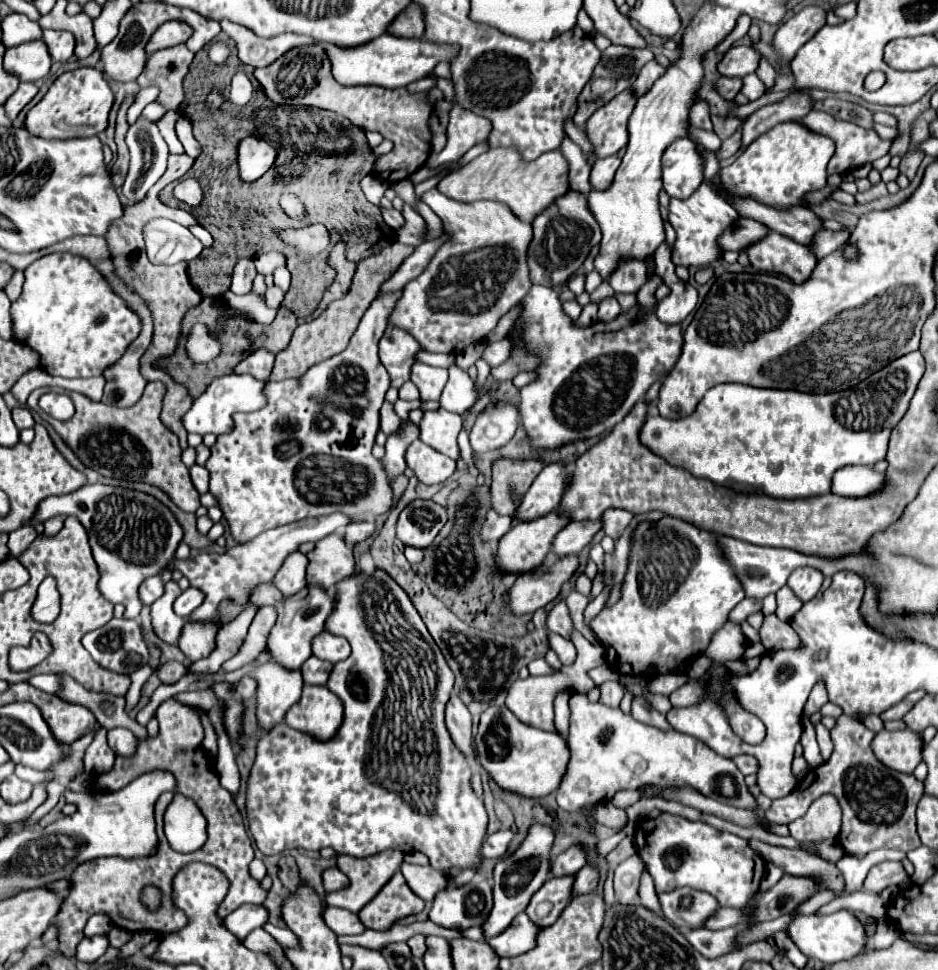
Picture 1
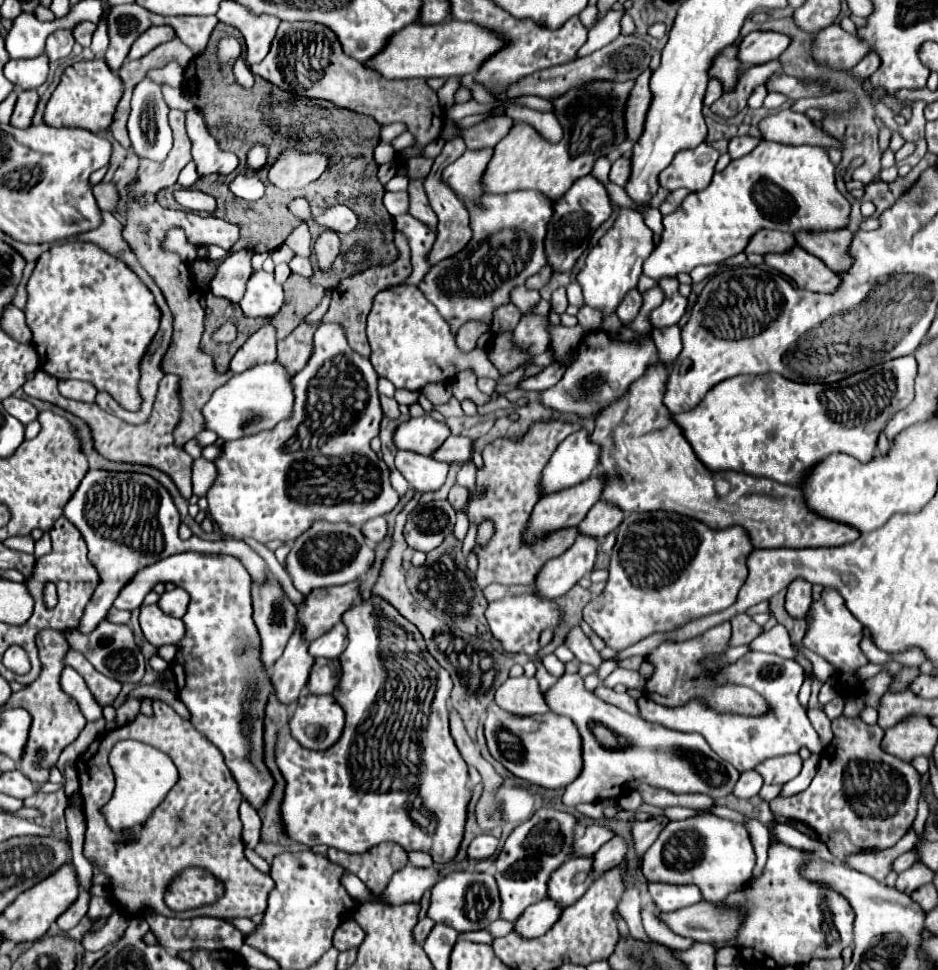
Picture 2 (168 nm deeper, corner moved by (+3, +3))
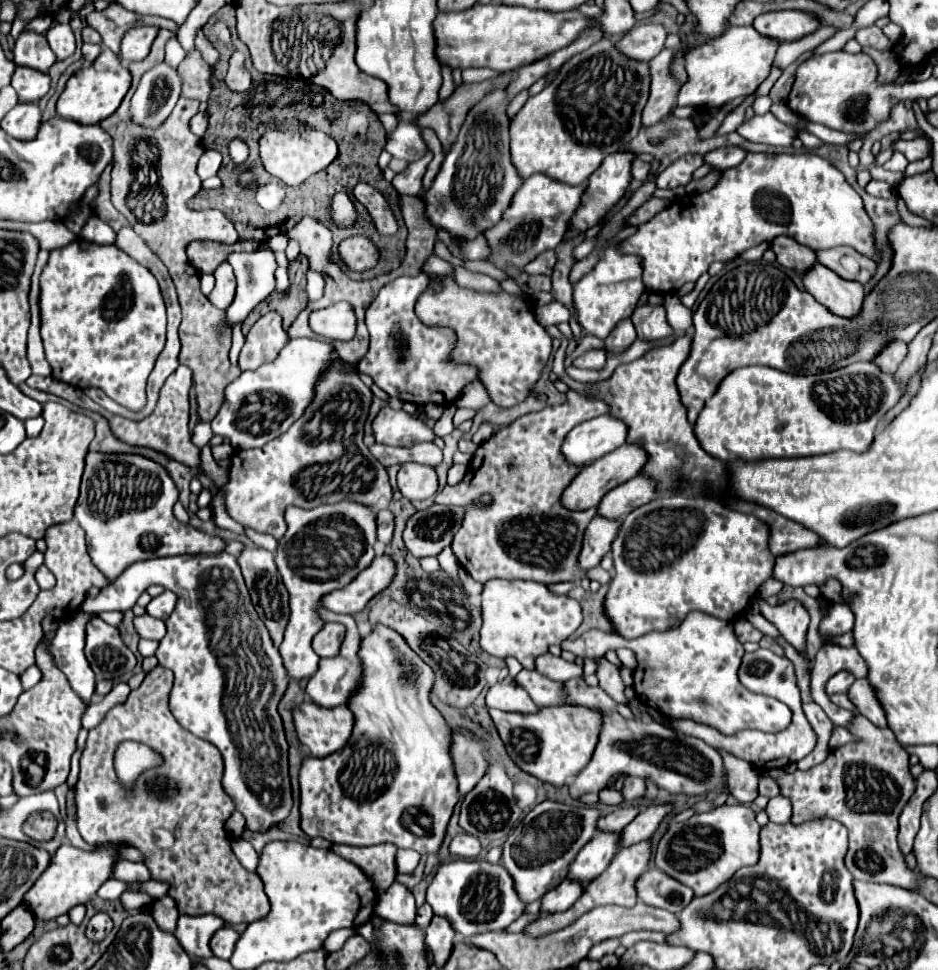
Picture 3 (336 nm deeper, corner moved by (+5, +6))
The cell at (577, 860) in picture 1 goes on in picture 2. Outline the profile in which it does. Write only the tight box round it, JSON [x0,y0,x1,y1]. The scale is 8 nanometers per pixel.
[573,824,615,856]

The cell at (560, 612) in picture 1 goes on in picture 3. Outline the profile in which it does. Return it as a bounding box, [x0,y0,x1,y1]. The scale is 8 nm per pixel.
[595,657,627,703]

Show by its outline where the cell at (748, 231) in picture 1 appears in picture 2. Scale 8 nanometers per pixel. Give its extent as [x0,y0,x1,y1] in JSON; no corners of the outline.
[745,230,797,254]

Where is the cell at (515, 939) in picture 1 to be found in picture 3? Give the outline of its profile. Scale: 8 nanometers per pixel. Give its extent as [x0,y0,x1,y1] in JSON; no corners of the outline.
[541,881,583,915]

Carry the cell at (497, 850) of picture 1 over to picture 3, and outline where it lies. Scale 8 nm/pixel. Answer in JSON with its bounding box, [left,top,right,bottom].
[449,833,481,859]

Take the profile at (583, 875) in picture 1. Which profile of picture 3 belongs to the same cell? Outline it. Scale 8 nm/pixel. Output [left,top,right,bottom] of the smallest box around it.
[619,805,671,849]

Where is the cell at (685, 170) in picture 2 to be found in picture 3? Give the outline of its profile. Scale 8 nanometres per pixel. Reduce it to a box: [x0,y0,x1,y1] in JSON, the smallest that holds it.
[655,153,703,189]

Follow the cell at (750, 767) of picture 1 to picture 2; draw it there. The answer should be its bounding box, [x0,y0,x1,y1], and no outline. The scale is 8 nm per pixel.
[755,754,803,784]

